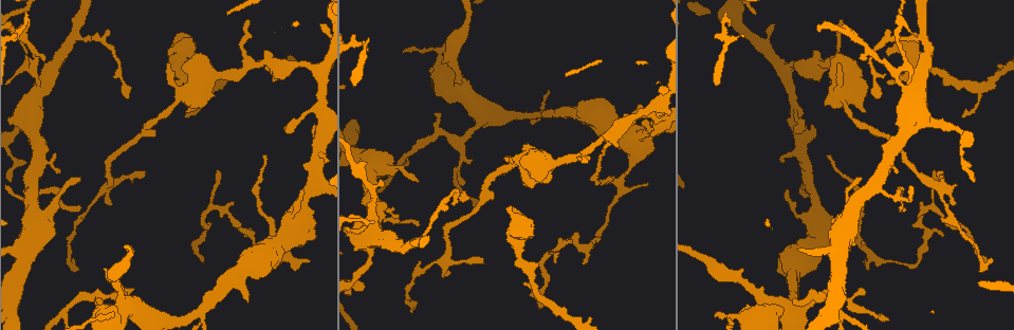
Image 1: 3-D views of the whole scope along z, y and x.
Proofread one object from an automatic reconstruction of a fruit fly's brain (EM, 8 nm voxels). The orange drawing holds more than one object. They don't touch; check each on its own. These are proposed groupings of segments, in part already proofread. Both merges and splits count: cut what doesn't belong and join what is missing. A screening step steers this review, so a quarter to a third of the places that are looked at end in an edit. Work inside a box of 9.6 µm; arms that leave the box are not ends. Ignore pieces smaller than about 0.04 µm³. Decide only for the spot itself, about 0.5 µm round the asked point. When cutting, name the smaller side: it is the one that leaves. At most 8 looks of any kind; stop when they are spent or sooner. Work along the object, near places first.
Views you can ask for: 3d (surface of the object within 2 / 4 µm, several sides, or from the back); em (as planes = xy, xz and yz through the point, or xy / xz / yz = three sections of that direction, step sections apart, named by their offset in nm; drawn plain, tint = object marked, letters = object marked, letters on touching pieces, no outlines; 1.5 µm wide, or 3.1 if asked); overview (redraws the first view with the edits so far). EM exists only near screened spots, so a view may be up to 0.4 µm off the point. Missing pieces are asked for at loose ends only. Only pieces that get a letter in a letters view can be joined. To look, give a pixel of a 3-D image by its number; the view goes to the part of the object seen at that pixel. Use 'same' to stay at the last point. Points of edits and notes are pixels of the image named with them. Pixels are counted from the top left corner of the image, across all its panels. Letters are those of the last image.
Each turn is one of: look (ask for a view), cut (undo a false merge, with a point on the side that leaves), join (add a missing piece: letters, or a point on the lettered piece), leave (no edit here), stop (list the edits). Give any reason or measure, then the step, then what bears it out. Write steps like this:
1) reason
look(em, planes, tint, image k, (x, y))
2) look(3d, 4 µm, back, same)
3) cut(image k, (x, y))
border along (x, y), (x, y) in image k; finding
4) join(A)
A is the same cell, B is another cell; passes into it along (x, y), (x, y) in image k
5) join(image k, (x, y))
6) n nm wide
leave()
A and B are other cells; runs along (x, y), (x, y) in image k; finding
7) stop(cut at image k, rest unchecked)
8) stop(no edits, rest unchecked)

free end
look(3d, 4 µm, image 1, (887, 83))

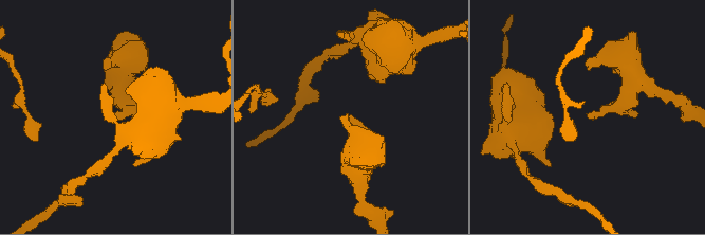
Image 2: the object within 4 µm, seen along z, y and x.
shape alone is not enough
look(em, xy, step 4, letters, image 2, (589, 119))

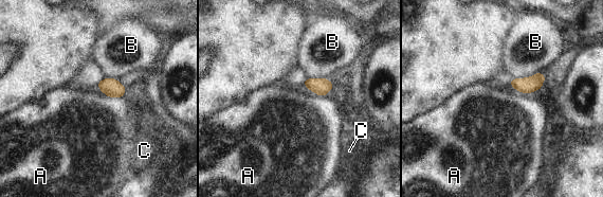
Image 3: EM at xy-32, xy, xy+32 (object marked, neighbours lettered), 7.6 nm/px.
leave()
A, B and C are other cells; border along (105, 94), (122, 97) in image 3; no lettered piece goes on from it

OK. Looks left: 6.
tapers out
look(em, xy, step 4, tint, image 1, (879, 313))

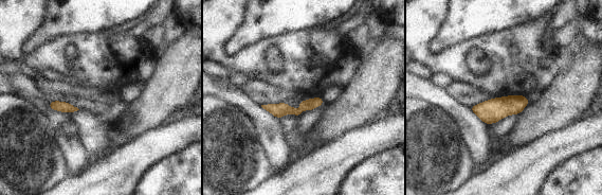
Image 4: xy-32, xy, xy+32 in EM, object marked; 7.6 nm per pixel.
cut it another way
look(em, planes, letters, same)

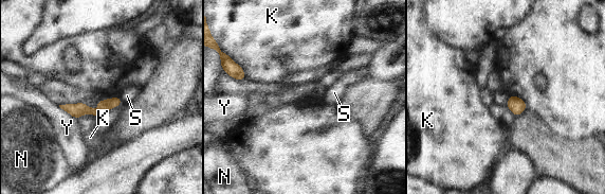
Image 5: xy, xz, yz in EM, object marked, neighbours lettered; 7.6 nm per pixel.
leave()
K, N, S and Y are other cells; runs along (117, 102), (97, 110), (65, 107) in image 5; no lettered piece goes on from it

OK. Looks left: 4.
thin end
look(em, xy, step 8, letters, image 1, (943, 236))

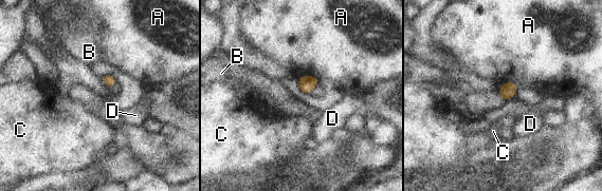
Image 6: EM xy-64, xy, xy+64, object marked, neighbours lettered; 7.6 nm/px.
look(em, planes, letters, same)

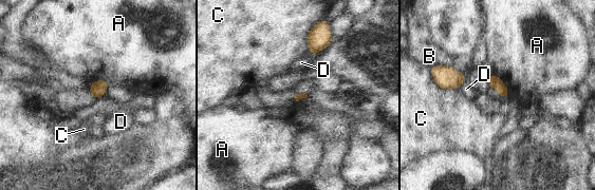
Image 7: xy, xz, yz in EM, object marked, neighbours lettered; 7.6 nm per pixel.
leave()
A, B, C and D are other cells; border along (495, 74), (509, 93) in image 7; none of them fits

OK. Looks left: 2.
a fork
look(em, yz, step 4, tint, image 1, (372, 216))

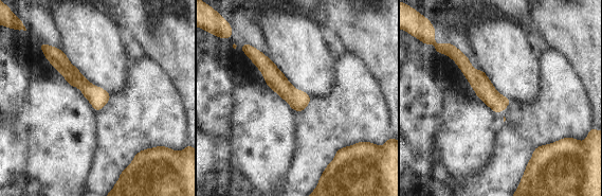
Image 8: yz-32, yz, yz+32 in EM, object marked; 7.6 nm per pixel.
look(em, planes, letters, same)

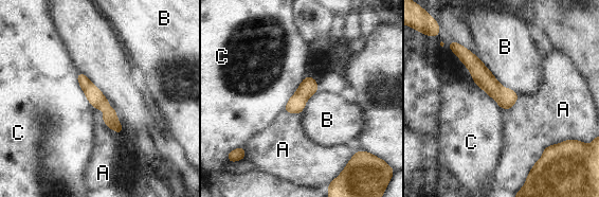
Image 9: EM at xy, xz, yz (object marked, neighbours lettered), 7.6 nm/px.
leave()
A, B and C are other cells; runs along (464, 51), (507, 106) in image 9; all the same cell

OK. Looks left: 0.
stop(no edits, rest unchecked)

